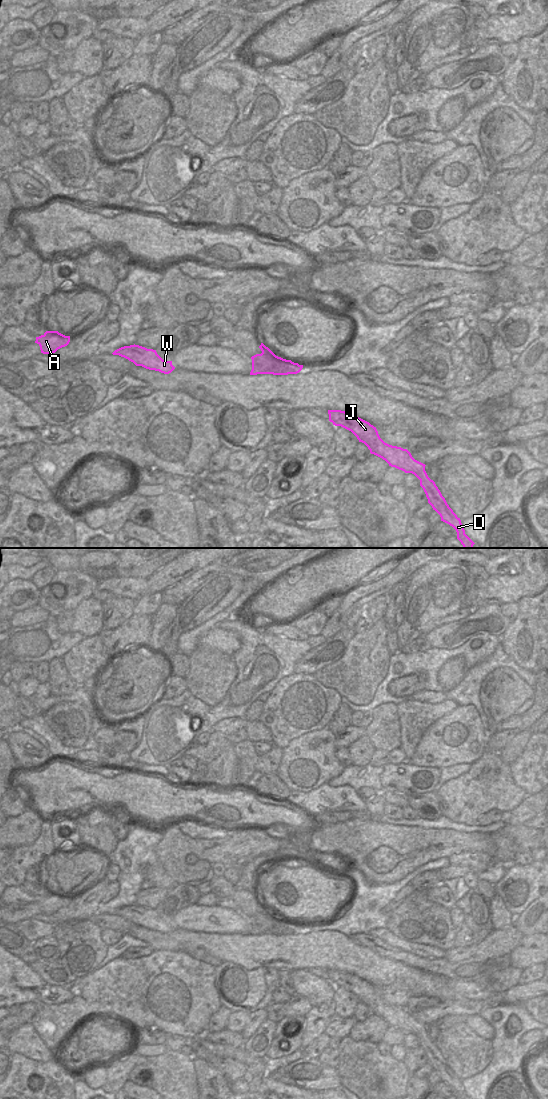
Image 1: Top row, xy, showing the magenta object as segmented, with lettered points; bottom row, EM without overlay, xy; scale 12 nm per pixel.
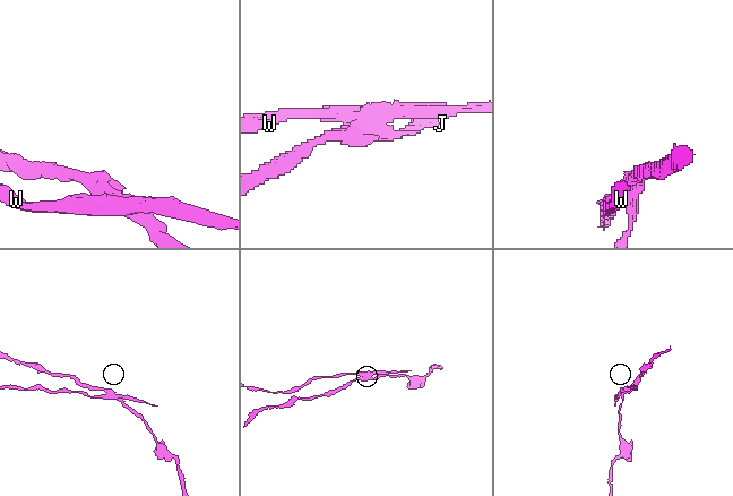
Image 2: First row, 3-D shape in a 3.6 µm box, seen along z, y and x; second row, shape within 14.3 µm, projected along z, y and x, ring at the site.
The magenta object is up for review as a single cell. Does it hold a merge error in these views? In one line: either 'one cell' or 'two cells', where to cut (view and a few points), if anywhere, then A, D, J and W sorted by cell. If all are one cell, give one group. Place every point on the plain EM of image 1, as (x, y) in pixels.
two cells; cut xy (291, 921), (289, 923), (277, 923), (263, 933); groups A W / D J

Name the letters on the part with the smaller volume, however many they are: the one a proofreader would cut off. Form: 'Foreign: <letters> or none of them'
Foreign: A, W

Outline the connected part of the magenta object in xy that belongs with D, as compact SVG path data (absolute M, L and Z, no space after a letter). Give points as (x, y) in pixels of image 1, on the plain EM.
M328 970L328 974L329 981L333 985L351 991L359 1002L368 1007L371 1014L382 1018L391 1027L414 1034L420 1040L420 1046L426 1054L428 1063L440 1075L441 1081L456 1090L457 1099L470 1099L465 1094L460 1078L449 1067L435 1042L428 1037L425 1024L415 1020L407 1009L385 1003L380 998L376 987L356 975L341 970Z

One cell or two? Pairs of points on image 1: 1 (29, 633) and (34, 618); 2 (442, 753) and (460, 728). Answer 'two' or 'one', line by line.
1: two
2: one

